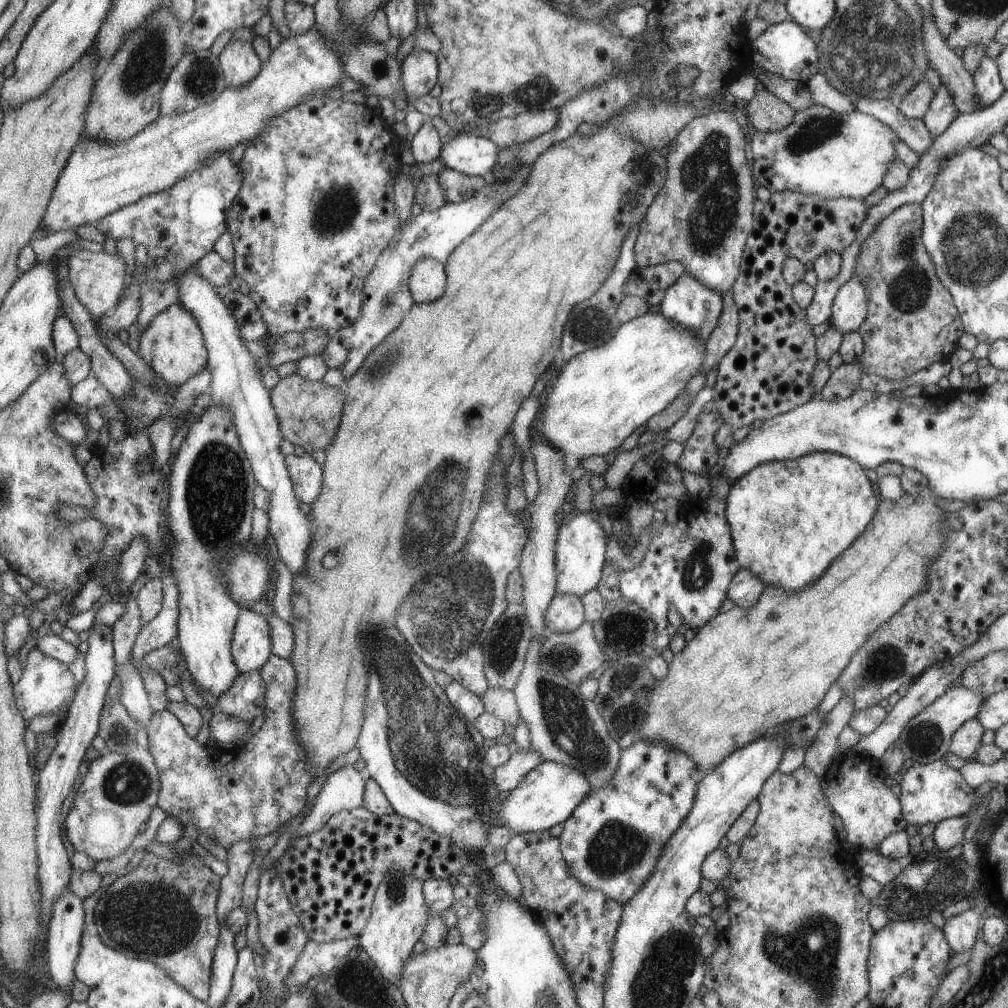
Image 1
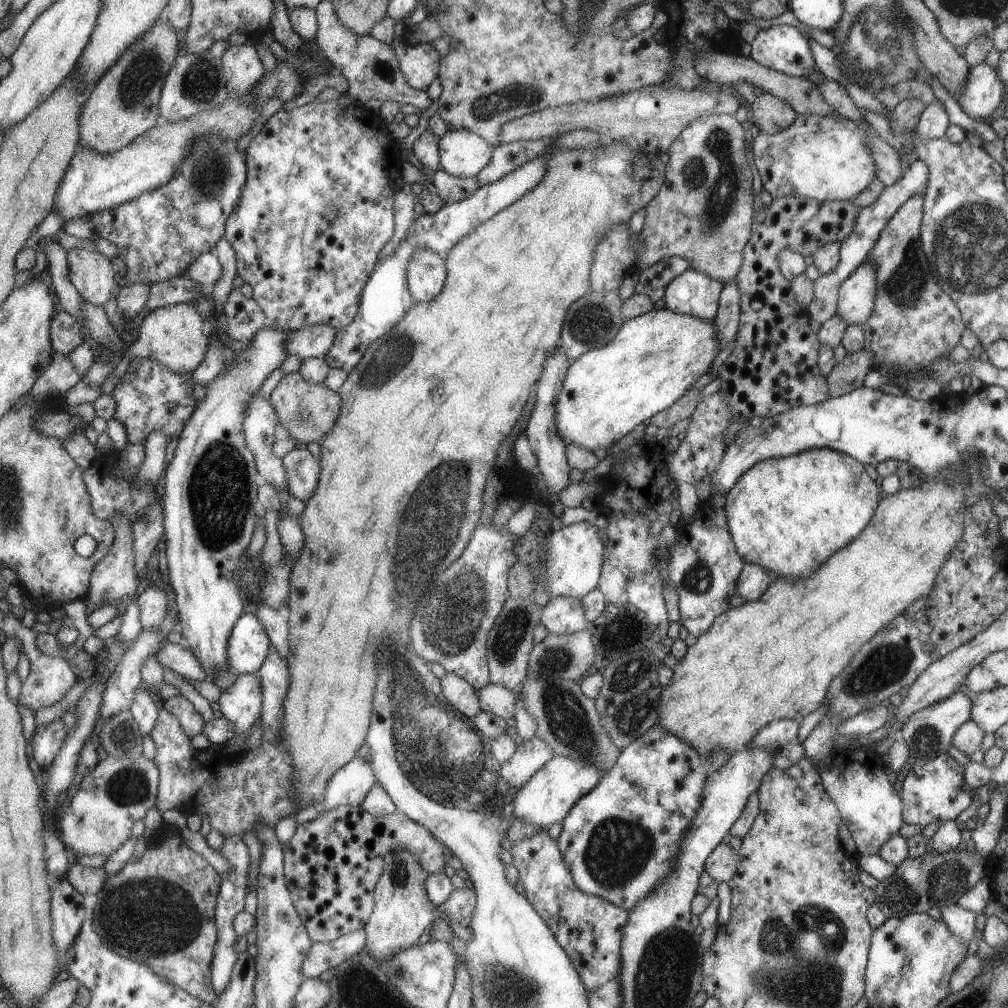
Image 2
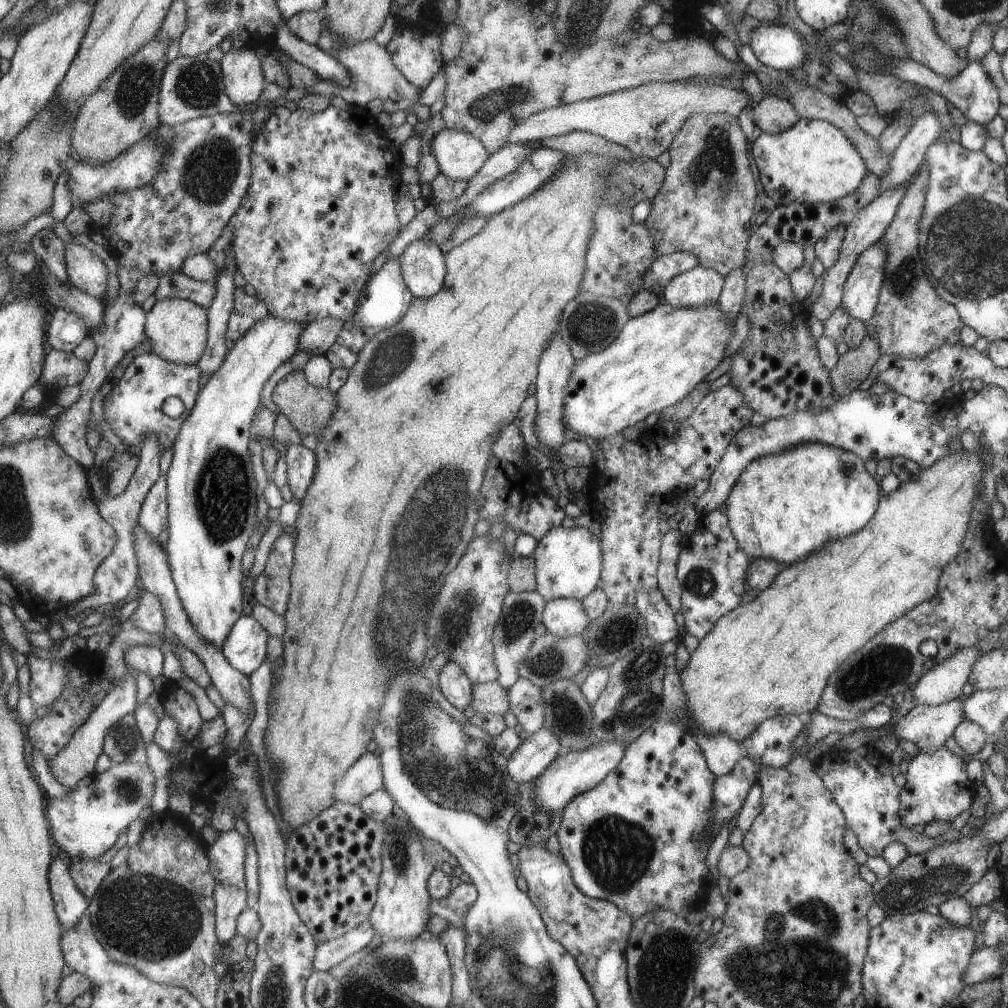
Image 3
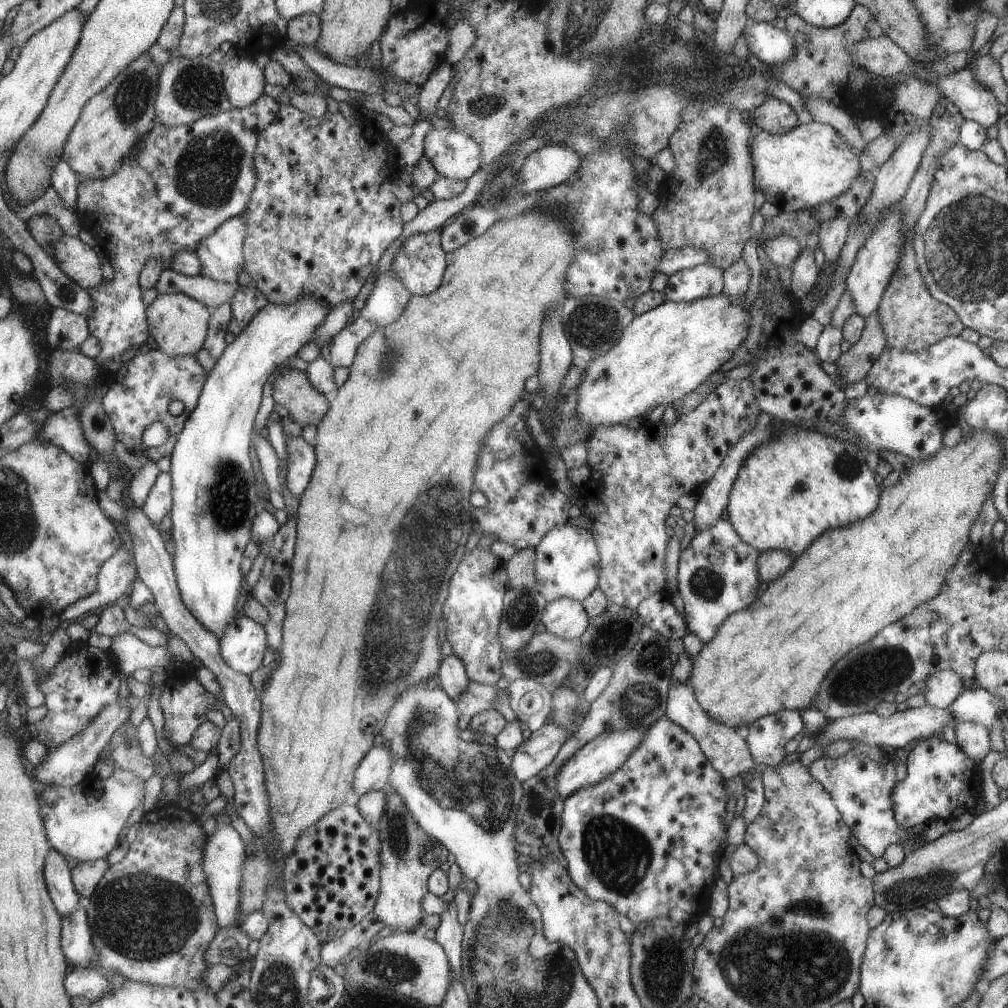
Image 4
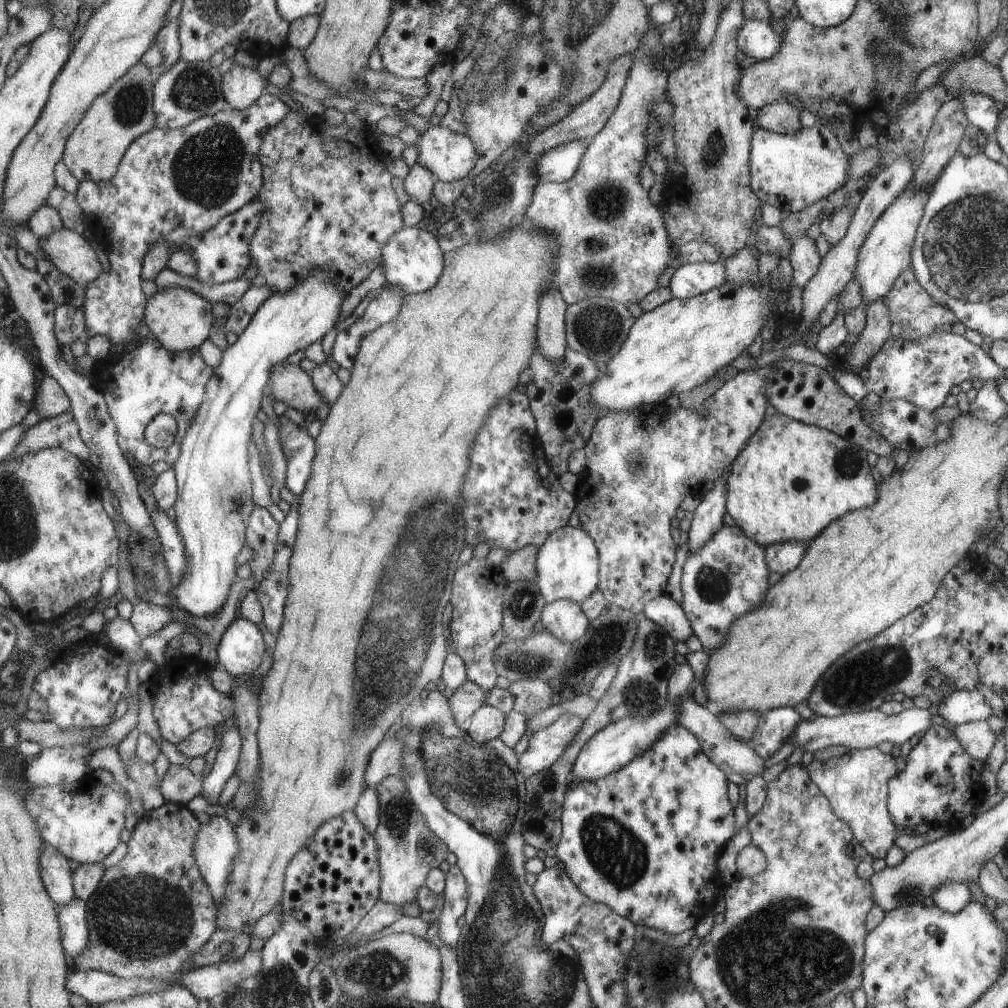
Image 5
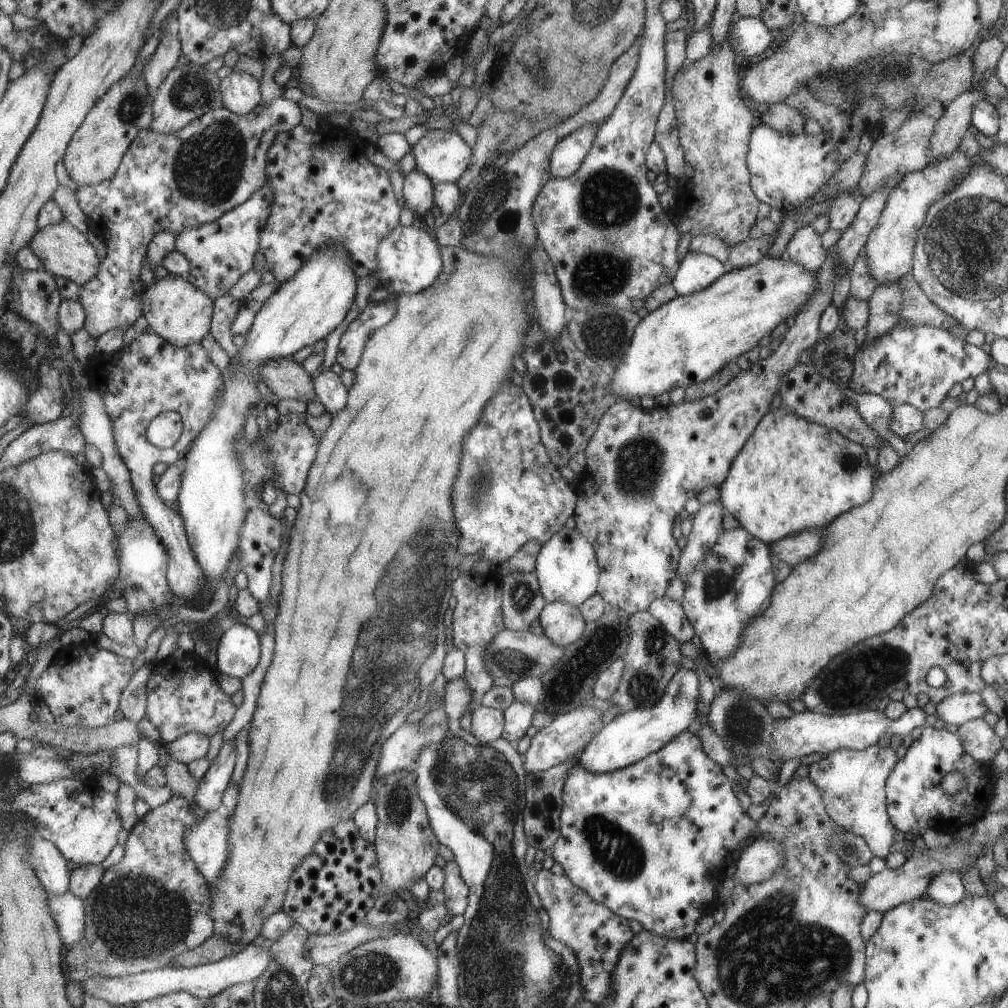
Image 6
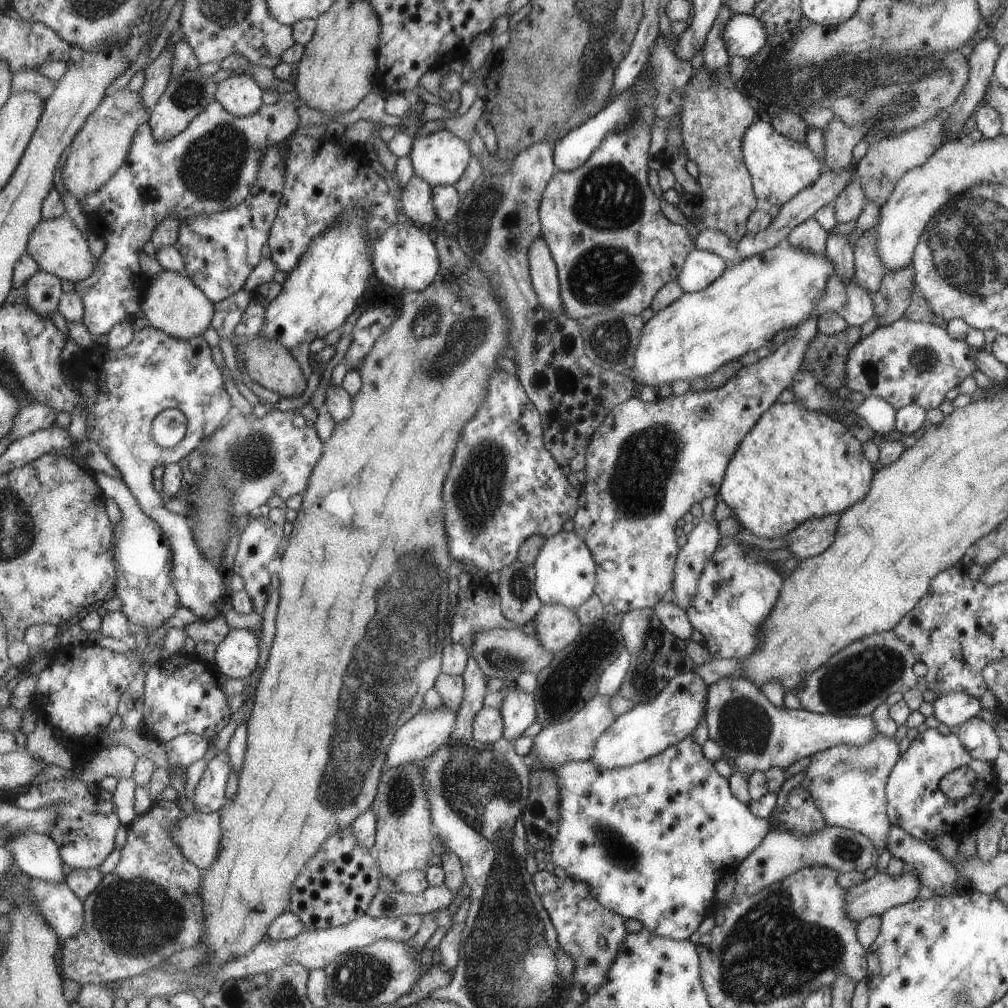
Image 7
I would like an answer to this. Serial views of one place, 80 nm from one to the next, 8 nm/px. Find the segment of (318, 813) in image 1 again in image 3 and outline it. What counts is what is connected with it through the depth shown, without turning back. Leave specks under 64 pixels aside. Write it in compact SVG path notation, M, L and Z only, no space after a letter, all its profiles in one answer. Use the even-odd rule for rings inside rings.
M377 750L367 751L337 782L334 796L337 801L359 805L372 792L383 789L384 784L381 757Z

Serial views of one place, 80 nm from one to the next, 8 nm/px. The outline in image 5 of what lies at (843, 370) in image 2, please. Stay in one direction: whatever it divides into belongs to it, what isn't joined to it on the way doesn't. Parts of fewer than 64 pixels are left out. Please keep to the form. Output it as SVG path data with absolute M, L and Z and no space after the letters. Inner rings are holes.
M884 298L875 299L865 307L867 308L867 322L865 323L864 330L860 332L857 341L851 345L845 356L846 363L848 364L847 372L854 374L860 374L862 368L867 367L868 360L879 352L885 339L891 336L892 321L888 315L888 305L884 303Z

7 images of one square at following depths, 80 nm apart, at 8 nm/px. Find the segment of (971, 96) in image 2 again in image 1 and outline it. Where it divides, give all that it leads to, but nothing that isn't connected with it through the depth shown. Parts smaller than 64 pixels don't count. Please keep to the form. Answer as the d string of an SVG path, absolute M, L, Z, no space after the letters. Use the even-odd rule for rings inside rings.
M986 54L971 76L979 105L988 107L1003 94L1004 86L998 73L996 61L991 60Z

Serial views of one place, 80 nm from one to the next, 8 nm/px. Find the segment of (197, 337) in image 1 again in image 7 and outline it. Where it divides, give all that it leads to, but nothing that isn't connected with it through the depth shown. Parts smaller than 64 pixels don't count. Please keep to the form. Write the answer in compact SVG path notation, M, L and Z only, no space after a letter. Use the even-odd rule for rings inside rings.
M165 269L152 276L147 293L141 298L142 312L150 324L181 340L192 339L208 330L215 314L213 303L187 273Z

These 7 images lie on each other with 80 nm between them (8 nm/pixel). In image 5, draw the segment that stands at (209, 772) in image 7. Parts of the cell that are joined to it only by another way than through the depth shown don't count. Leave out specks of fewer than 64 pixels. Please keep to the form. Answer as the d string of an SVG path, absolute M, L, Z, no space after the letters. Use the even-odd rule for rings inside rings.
M232 726L222 736L214 765L210 773L204 777L204 789L201 796L207 804L217 805L225 784L236 773L240 763L242 743L243 740L237 726Z

